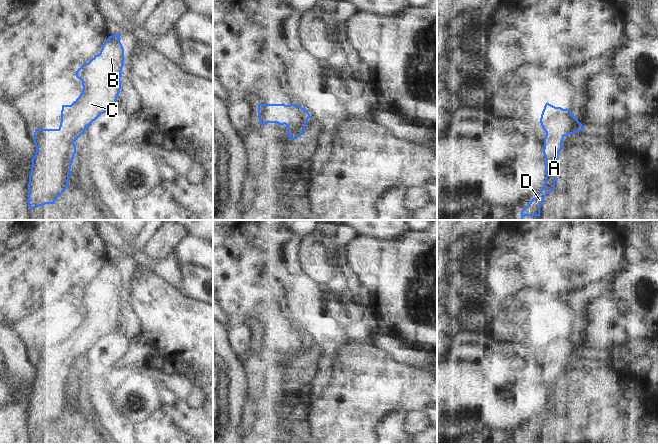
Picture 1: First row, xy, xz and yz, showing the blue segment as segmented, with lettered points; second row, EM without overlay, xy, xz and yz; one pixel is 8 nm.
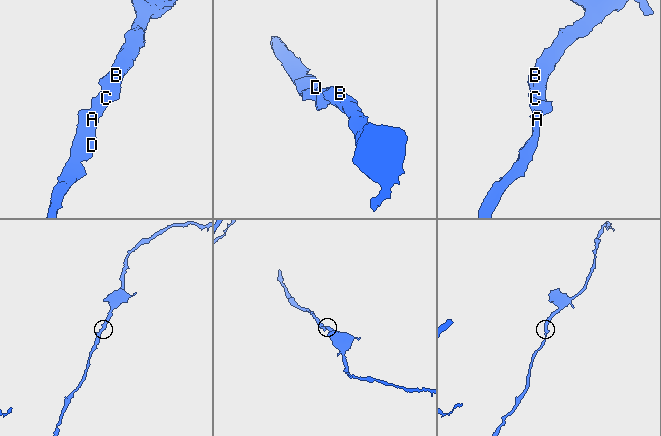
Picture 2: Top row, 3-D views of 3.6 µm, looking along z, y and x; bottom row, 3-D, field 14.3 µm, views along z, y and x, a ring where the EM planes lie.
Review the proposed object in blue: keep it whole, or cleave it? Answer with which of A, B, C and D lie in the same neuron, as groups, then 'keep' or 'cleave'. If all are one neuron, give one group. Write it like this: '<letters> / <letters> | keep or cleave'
A B C D | keep

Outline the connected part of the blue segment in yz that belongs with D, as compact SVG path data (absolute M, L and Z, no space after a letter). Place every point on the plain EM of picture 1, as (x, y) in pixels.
M549 327L544 330L540 347L546 356L543 372L546 402L544 410L537 420L521 435L521 444L525 440L540 441L540 430L543 428L545 420L555 413L558 378L562 373L564 361L585 352L569 333L555 331Z

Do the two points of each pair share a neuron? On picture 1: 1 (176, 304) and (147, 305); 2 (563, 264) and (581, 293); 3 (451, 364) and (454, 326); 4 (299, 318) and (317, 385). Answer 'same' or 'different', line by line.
1: same
2: same
3: different
4: same

